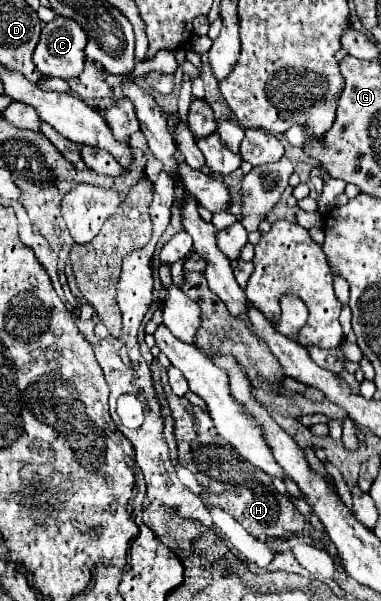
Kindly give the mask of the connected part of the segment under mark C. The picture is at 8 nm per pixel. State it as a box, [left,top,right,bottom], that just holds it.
[34,16,86,80]

